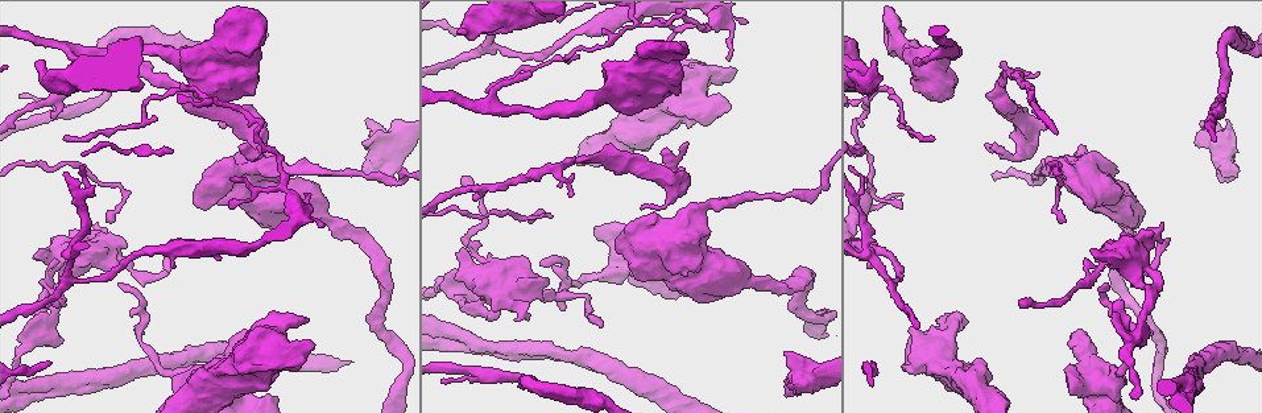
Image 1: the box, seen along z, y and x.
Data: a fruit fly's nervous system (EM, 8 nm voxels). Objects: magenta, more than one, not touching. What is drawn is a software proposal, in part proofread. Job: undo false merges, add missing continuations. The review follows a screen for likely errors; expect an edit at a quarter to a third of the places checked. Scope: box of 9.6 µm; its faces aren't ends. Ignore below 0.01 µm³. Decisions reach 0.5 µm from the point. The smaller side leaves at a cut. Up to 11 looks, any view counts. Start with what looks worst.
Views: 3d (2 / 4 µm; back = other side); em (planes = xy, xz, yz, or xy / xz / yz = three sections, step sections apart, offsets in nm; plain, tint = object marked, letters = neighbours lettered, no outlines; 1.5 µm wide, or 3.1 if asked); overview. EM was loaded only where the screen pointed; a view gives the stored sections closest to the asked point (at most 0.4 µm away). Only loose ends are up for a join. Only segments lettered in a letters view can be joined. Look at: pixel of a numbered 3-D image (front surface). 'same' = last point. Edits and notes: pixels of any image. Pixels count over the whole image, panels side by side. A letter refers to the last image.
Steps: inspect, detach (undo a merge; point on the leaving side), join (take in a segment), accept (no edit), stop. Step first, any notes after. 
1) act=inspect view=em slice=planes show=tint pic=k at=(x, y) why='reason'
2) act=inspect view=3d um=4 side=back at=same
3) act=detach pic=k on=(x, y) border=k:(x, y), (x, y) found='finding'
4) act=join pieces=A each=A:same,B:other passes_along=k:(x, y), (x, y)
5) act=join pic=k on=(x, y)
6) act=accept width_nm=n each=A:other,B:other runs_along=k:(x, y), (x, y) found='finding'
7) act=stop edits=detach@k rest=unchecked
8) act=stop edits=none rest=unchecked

act=inspect view=3d um=4 pic=1 at=(596, 229) why='branch stops here'

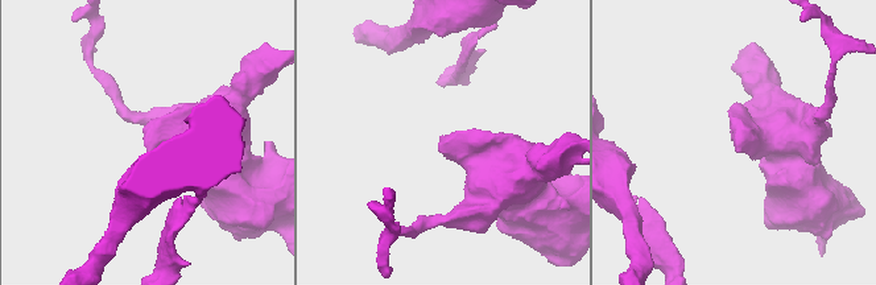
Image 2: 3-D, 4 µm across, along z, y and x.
act=inspect view=em slice=planes show=letters pic=2 at=(445, 142) why='now the EM'

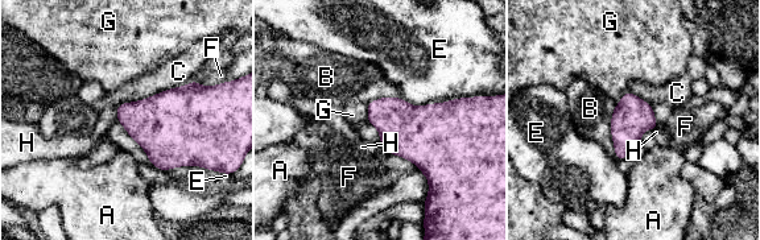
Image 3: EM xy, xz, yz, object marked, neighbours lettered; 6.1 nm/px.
act=accept each=A:other,B:other,C:other,E:other,F:other,G:other,H:other found='none of them fits'

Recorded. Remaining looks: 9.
act=inspect view=em slice=xy step=8 show=tint pic=1 at=(526, 378) why='sharp bend'

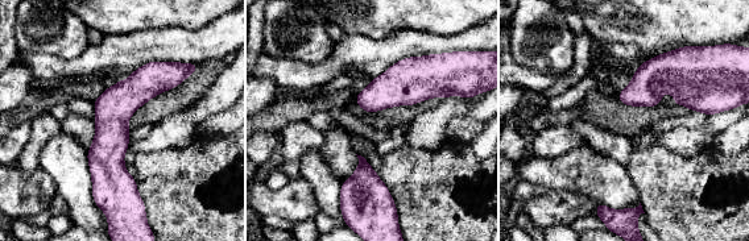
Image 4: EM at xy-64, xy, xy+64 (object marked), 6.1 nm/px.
act=inspect view=em slice=planes show=letters at=same why='another direction'

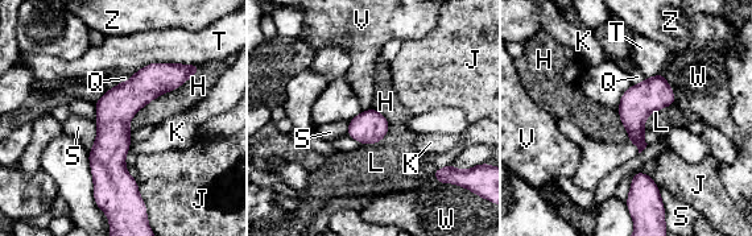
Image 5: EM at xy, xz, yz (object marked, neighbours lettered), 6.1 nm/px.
act=accept longest_contact=H:550nm each=H:other,J:other,K:other,L:other,Q:other,S:other,T:other,V:other,W:other,Z:other found='all the same neuron'

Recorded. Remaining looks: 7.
act=inspect view=em slice=xz step=8 show=letters pic=1 at=(1170, 239) why='thin end'

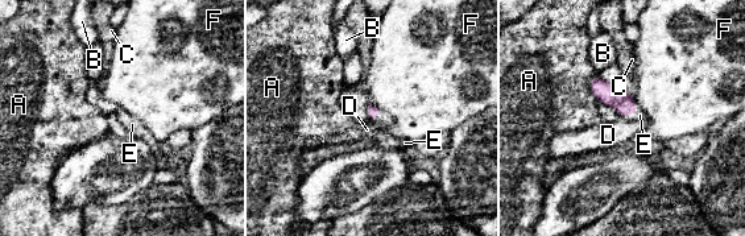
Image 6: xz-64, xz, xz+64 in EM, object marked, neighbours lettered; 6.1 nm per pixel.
act=inspect view=em slice=planes show=letters at=same why='another direction'

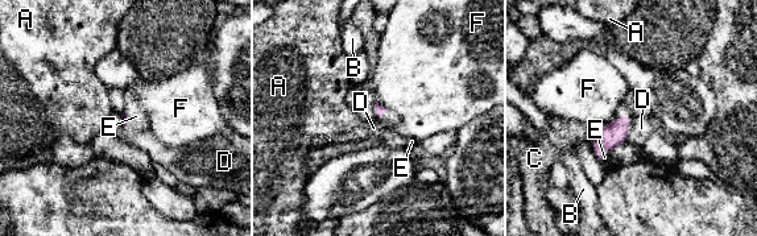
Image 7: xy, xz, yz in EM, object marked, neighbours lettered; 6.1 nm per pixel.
act=join pieces=E each=A:other,B:other,C:other,D:other,E:same,F:other found='it goes on there'

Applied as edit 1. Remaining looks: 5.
act=inspect view=overview

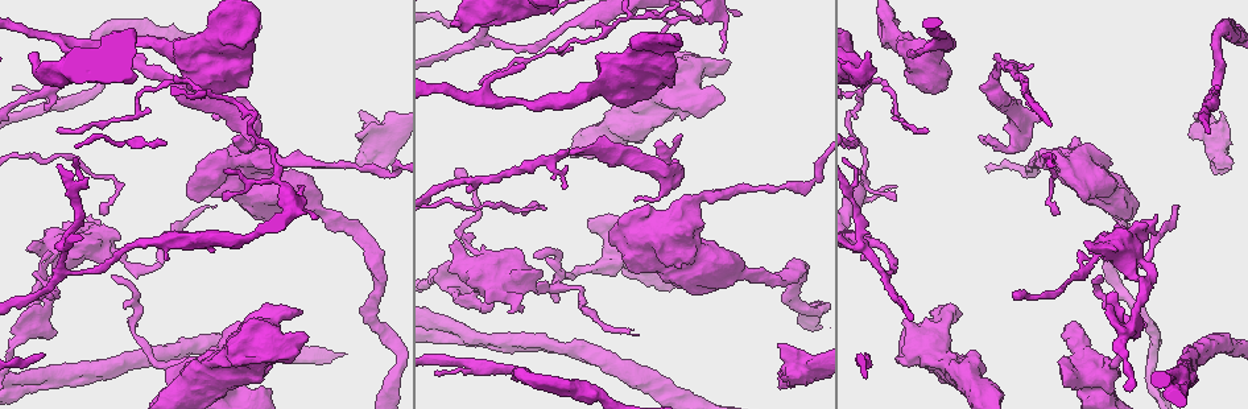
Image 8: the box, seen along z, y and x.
act=inspect view=3d um=4 pic=8 at=(721, 51) why='an open end'

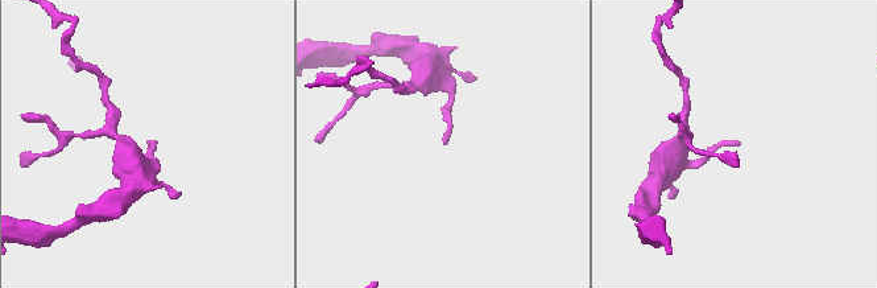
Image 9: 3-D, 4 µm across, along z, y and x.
act=inspect view=em slice=planes show=letters pic=9 at=(446, 141)

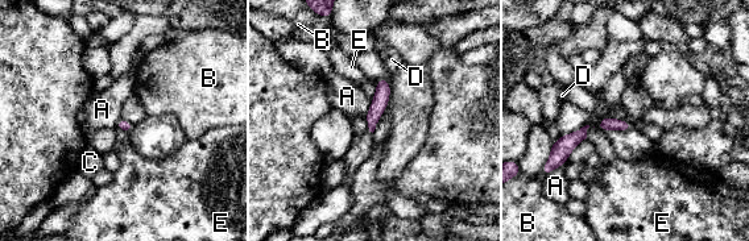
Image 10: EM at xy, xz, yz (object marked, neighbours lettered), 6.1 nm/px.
act=accept longest_contact=A:140nm each=A:other,B:other,C:other,D:other,E:other runs_along=10:(383, 82), (372, 125) found='none of them fits'

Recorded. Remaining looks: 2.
act=stop edits=join@7 rest=unchecked

